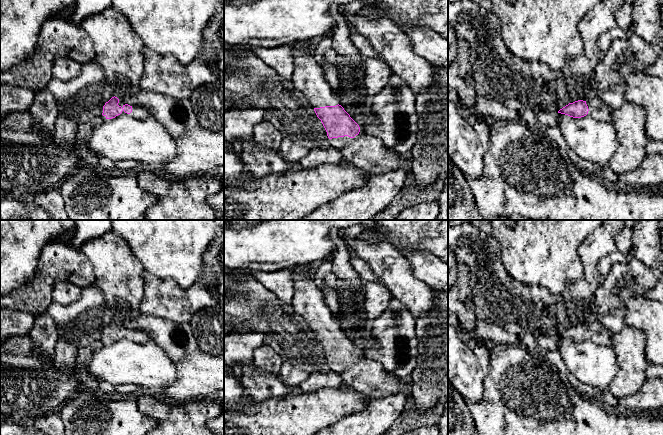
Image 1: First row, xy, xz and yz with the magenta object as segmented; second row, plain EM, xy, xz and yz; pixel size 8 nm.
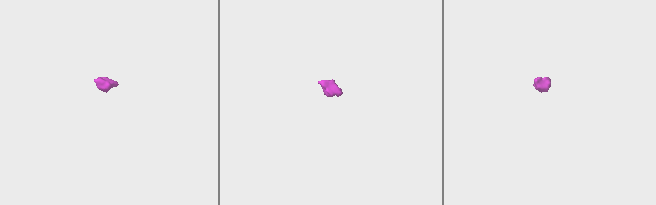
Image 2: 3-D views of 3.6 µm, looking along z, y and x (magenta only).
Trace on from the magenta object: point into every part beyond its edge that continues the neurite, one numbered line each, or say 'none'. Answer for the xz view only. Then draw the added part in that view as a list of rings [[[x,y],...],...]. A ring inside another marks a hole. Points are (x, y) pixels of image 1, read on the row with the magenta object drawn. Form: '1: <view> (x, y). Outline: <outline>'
1: xz (308, 77). Outline: [[[293,45],[292,55],[294,72],[291,80],[303,93],[310,106],[320,108],[338,105],[333,90],[323,74],[323,68],[317,63],[313,51],[298,49]]]
2: xz (368, 153). Outline: [[[361,129],[354,138],[344,136],[330,139],[330,145],[343,155],[345,161],[363,171],[381,174],[402,169],[407,173],[409,182],[412,178],[412,160],[400,157],[397,150],[391,150],[381,139]]]

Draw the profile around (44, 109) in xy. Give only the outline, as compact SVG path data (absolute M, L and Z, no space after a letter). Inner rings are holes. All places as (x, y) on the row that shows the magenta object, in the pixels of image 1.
M47 89L34 92L34 99L29 112L34 118L34 128L50 133L54 132L54 124L59 115L56 98Z

